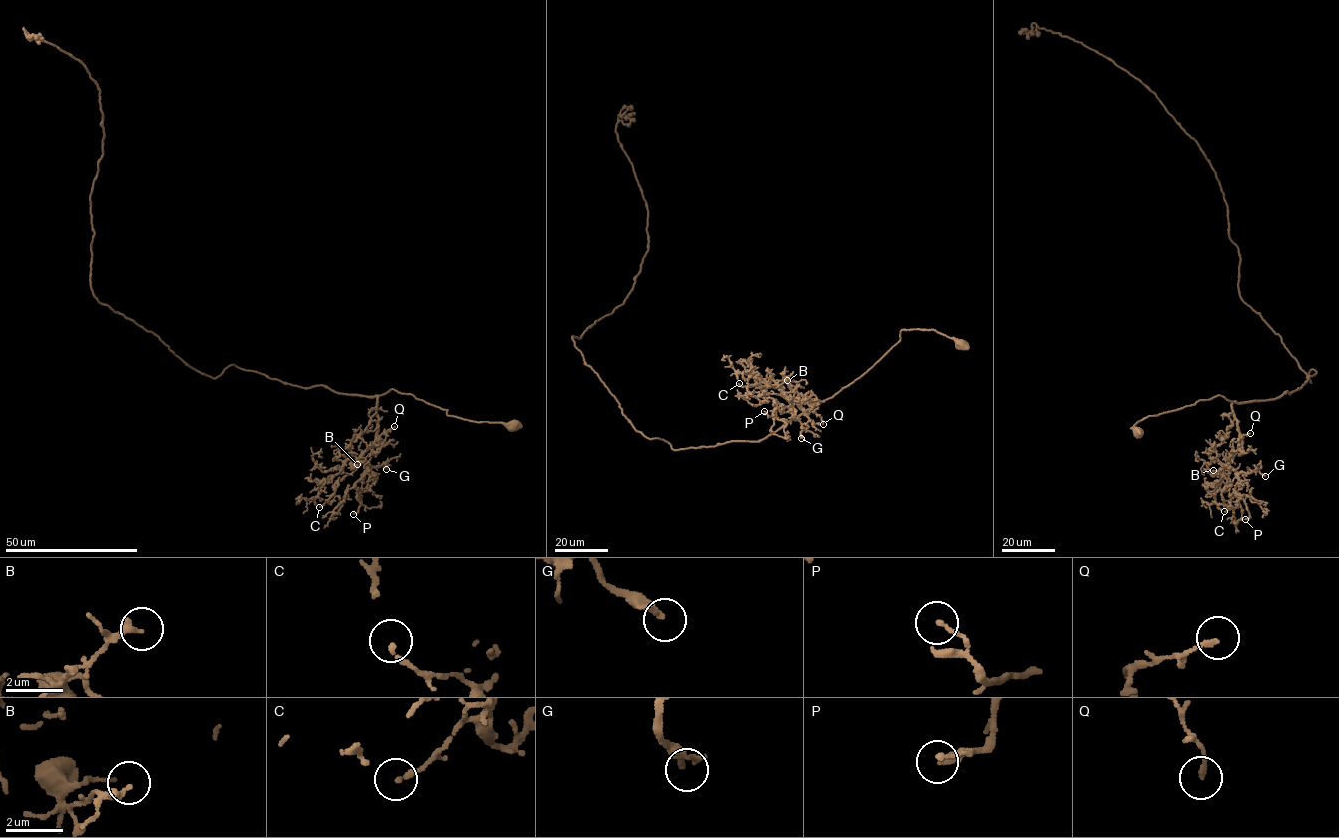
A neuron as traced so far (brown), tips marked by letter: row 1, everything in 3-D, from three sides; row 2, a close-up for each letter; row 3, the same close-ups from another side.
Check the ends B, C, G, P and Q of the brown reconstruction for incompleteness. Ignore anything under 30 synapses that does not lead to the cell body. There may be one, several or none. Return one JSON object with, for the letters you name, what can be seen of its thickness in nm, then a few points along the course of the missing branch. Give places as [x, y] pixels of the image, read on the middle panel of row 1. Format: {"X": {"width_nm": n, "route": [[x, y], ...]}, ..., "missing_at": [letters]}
{"G": {"width_nm": 150, "route": [[801, 438], [806, 450]]}, "P": {"width_nm": 140, "route": [[764, 411], [756, 420], [769, 427]]}, "missing_at": ["G", "P"]}

